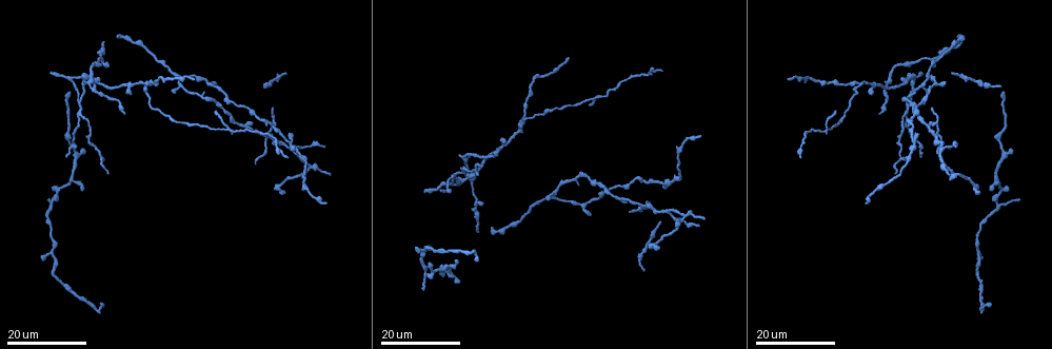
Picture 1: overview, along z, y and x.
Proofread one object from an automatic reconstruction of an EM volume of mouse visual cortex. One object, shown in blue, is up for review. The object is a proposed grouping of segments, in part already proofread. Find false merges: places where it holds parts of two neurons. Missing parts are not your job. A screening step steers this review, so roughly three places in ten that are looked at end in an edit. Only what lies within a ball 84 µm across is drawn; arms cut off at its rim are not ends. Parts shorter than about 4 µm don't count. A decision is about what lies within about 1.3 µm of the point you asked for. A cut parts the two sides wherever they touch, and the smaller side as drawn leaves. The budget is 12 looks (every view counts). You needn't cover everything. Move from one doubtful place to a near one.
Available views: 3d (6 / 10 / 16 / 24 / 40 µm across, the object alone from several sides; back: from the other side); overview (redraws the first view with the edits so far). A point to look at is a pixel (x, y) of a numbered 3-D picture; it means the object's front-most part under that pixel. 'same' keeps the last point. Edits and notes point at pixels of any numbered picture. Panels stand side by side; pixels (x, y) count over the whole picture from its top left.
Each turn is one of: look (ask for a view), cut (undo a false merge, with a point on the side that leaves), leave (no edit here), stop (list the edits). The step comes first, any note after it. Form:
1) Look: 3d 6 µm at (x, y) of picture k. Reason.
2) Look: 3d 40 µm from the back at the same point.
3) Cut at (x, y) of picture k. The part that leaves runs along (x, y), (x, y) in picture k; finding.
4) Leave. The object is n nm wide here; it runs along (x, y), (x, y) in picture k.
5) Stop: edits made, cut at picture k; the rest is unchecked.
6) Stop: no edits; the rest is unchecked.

Look: 3d 24 µm at (906, 107) of picture 1. Thick turns thin.

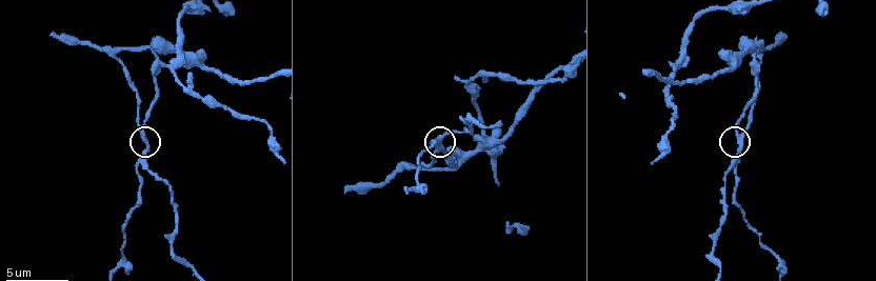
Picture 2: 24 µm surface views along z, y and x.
Look: 3d 10 µm at (142, 135) of picture 2.

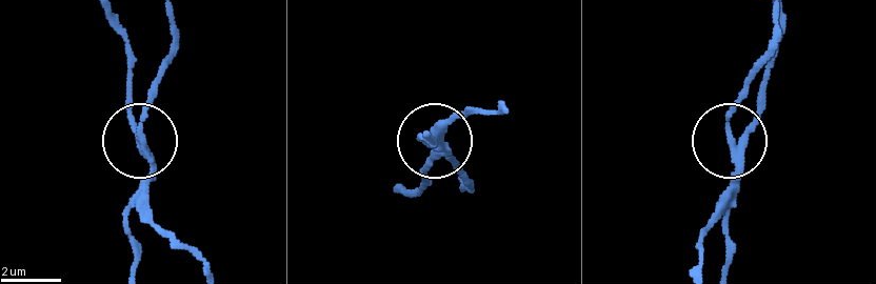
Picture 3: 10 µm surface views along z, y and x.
Cut at (121, 214) of picture 3. The object is 200 nm wide here; the part that leaves runs along (142, 177), (127, 220), (135, 265) in picture 3; a second neuron is stuck on.

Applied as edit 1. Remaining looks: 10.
Look: 3d 10 µm at (714, 245) of picture 2. Two arms in line, one across.

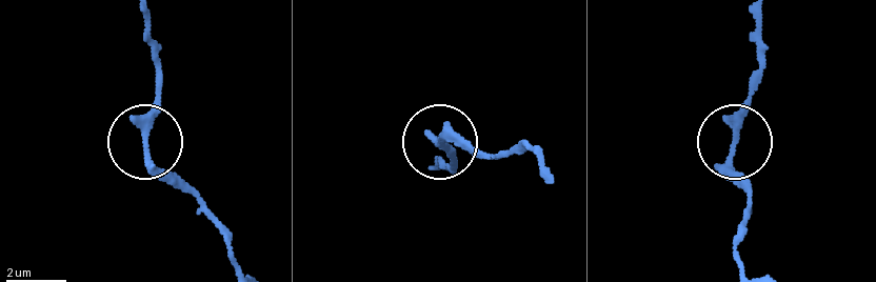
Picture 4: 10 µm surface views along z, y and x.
Leave. The object is 210 nm wide here; it runs along (759, 16), (759, 84), (729, 166), (749, 197), (751, 217) in picture 4; one neuron here.

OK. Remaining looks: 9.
Look: 3d 16 µm at (114, 54) of picture 2. Three arms meet.

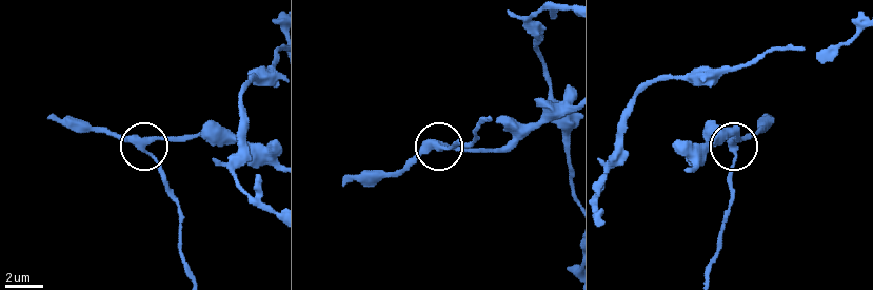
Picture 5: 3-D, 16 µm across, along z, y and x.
Leave. The side arm is 6 µm long; it runs along (568, 108), (554, 109), (493, 150), (431, 147), (399, 176) in picture 5; all the same neuron.

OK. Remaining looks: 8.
Look: 3d 16 µm at (861, 84) of picture 1. Four arms meet.

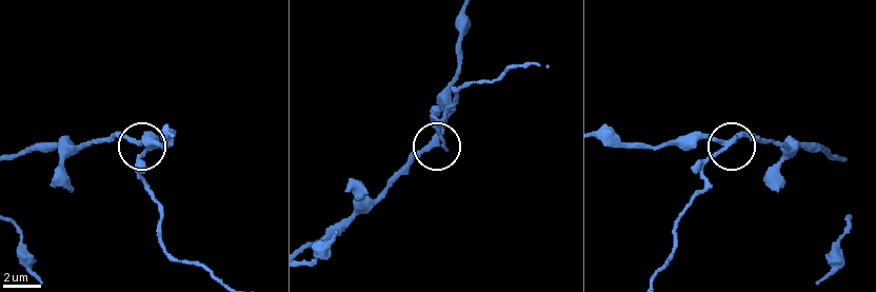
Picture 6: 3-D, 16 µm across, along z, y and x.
Look: 3d 6 µm at (719, 143) of picture 6. Closer look.

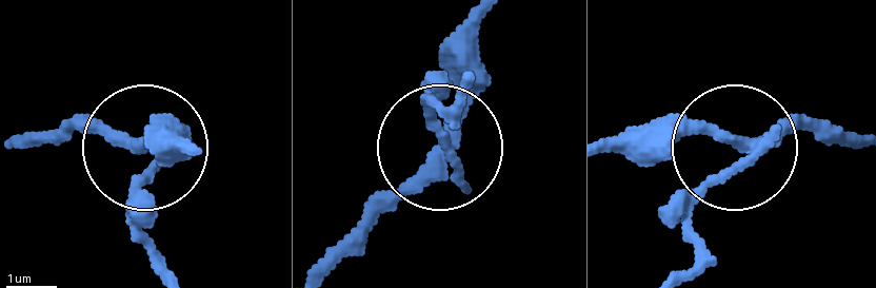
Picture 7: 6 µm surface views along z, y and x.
Cut at (133, 184) of picture 7. 4 arms meet here; a second neuron is stuck on.

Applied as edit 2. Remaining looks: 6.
Look: 3d 16 µm at (555, 198) of picture 1. Branch point.

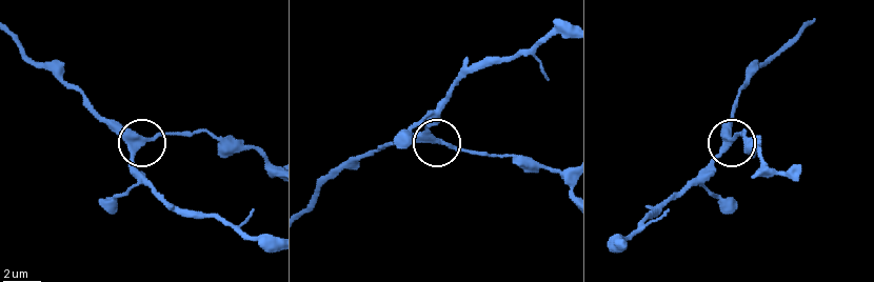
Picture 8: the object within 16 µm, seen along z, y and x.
Look: 3d 6 µm at (726, 147) of picture 8.

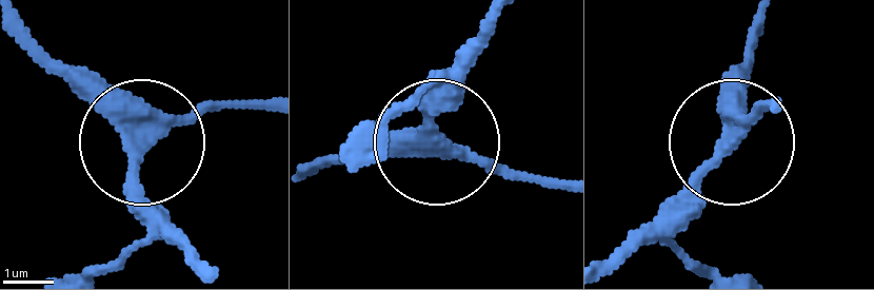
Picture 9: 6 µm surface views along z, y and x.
Leave. The object is 290 nm wide here; it runs along (762, 19), (733, 140), (779, 99) in picture 9; continuous, no second neuron.

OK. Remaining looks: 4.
Look: 3d 24 µm at (684, 215) of picture 1. Three arms meet.

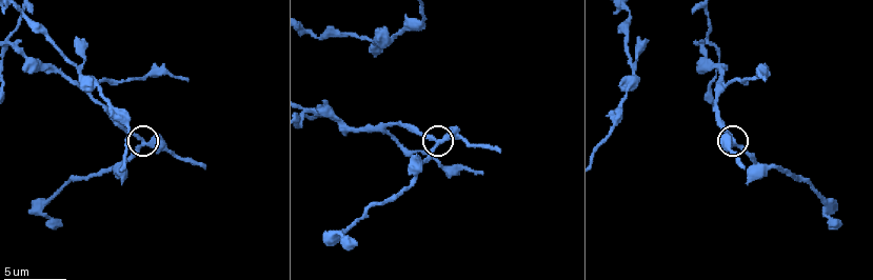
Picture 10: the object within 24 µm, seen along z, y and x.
Look: 3d 6 µm at (735, 142) of picture 10.

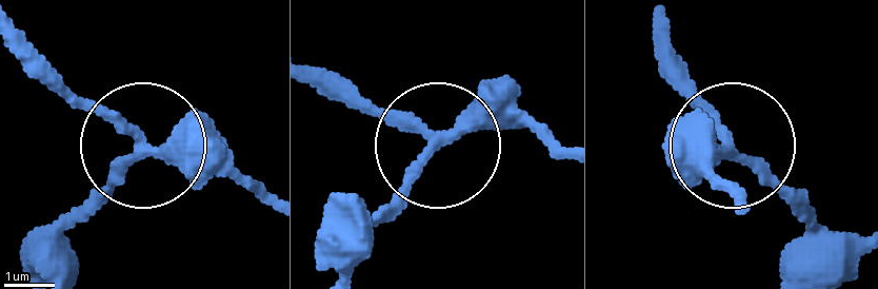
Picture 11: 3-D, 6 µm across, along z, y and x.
Look: 3d 6 µm from the back at (149, 148) of picture 11. From behind.

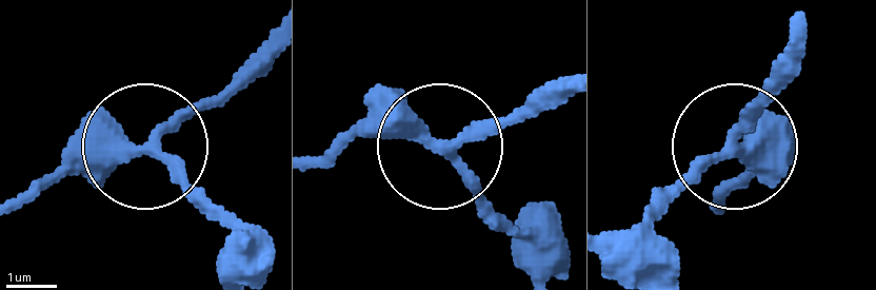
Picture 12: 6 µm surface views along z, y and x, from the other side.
Leave. 3 arms meet here; all the same neuron.

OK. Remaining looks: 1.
Stop: edits made, cut at picture 3, cut at picture 7; the rest is unchecked.

